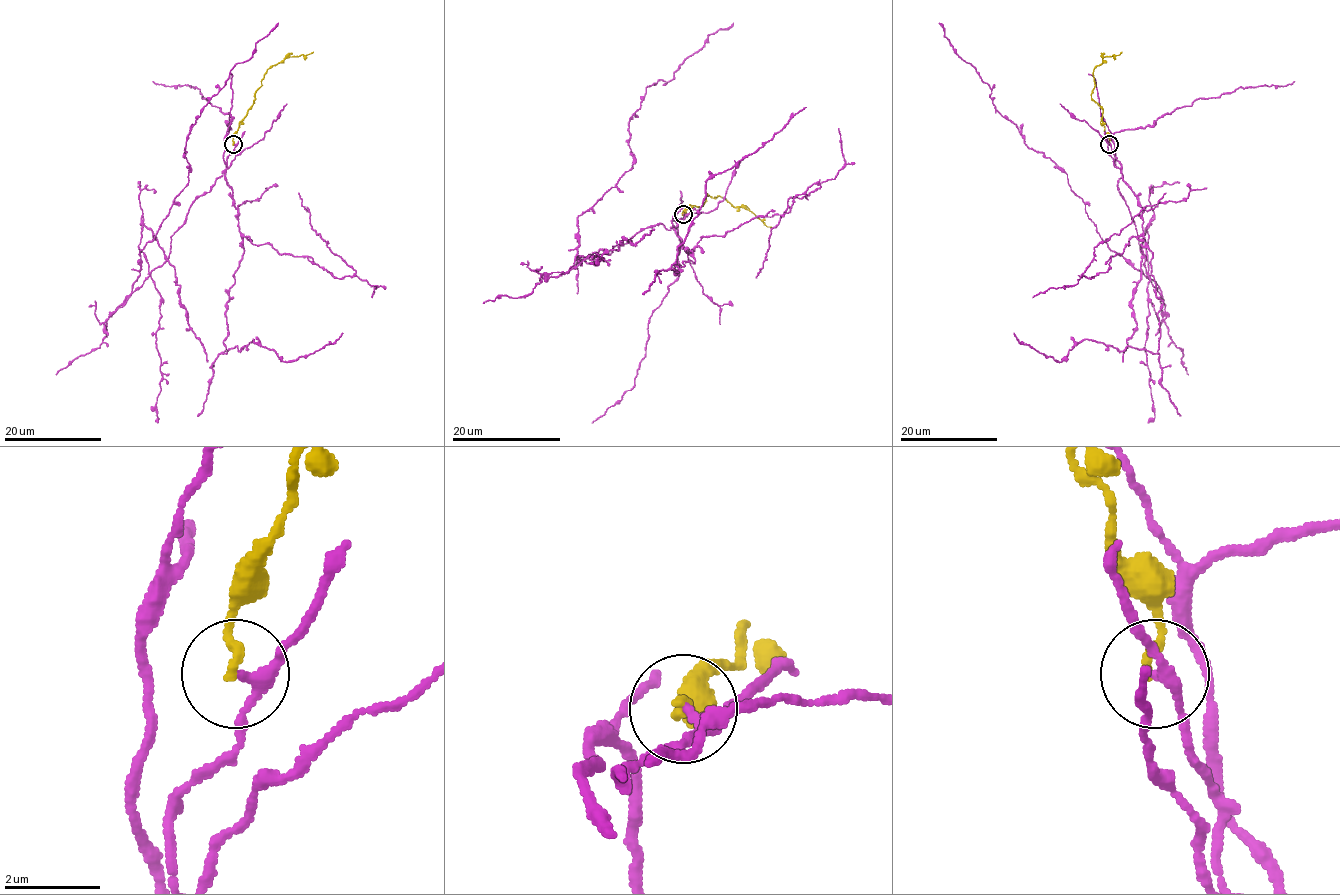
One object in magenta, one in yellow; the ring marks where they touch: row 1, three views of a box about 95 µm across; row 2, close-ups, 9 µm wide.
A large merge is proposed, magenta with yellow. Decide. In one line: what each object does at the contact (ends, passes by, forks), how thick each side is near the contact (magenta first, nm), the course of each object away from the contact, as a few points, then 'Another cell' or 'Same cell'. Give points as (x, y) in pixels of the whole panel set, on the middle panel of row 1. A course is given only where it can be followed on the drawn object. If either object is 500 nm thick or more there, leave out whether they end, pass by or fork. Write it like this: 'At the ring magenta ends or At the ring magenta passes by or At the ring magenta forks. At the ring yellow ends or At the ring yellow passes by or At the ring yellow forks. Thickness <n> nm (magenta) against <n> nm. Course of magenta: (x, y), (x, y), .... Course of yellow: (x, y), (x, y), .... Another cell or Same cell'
At the ring magenta passes by. At the ring yellow ends. Thickness 200 nm (magenta) against 200 nm. Course of magenta: (683, 213), (569, 270), (577, 217), (631, 168), (629, 121), (645, 90), (733, 23). Course of yellow: (683, 213), (694, 205), (699, 207), (708, 194), (714, 198), (720, 196), (735, 207), (750, 209), (773, 228). Another cell

